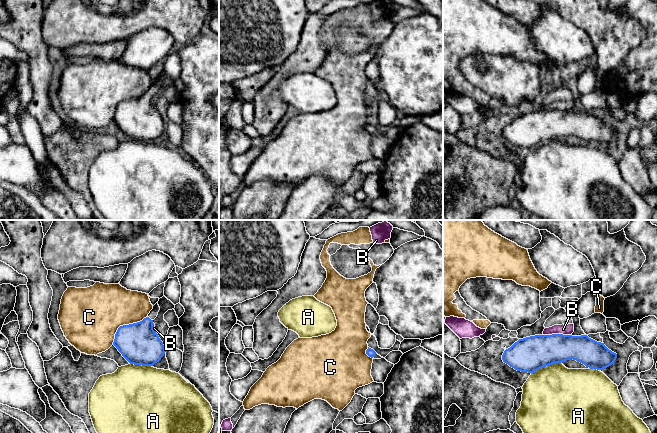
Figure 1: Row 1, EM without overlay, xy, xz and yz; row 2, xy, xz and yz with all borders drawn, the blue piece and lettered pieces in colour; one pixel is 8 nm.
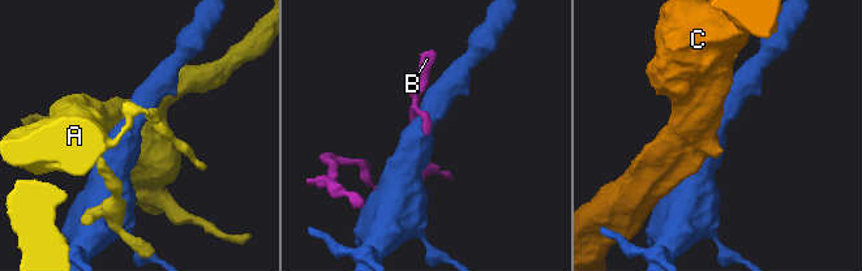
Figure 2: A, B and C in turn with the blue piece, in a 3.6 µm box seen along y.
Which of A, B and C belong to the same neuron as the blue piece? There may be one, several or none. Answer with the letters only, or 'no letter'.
no letter

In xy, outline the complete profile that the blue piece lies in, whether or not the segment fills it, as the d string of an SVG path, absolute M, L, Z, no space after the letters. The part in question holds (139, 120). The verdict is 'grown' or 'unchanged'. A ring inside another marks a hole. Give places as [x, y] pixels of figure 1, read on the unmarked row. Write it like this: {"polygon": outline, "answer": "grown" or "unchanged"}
{"polygon": "M157 78L148 92L142 97L129 101L123 101L118 104L113 121L130 140L153 142L164 132L165 124L163 118L153 105L153 96L157 93L159 86L160 83Z", "answer": "grown"}

